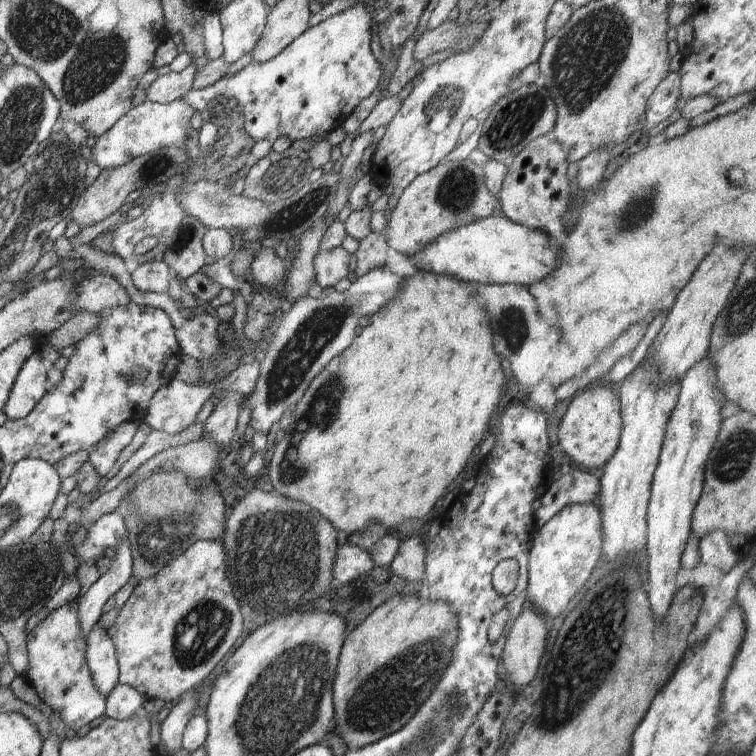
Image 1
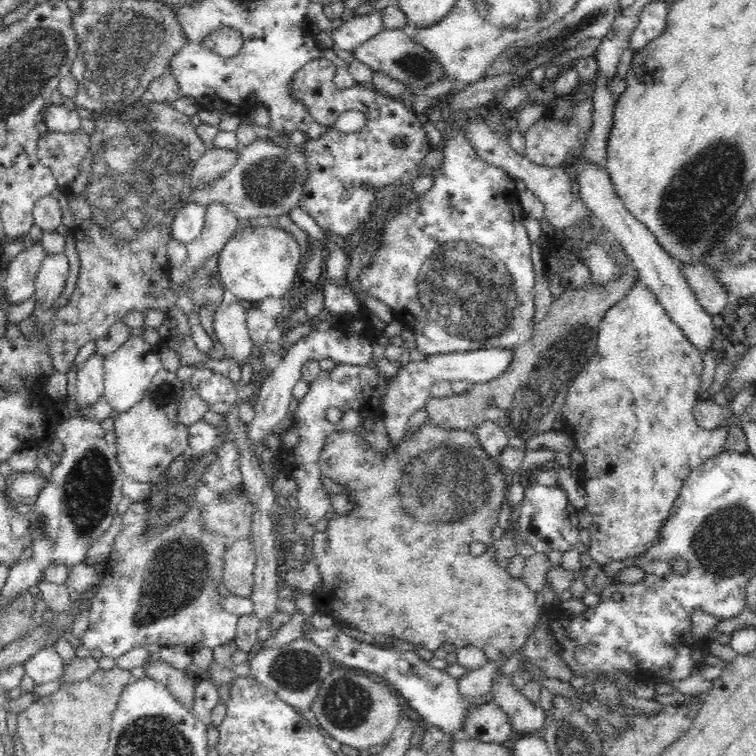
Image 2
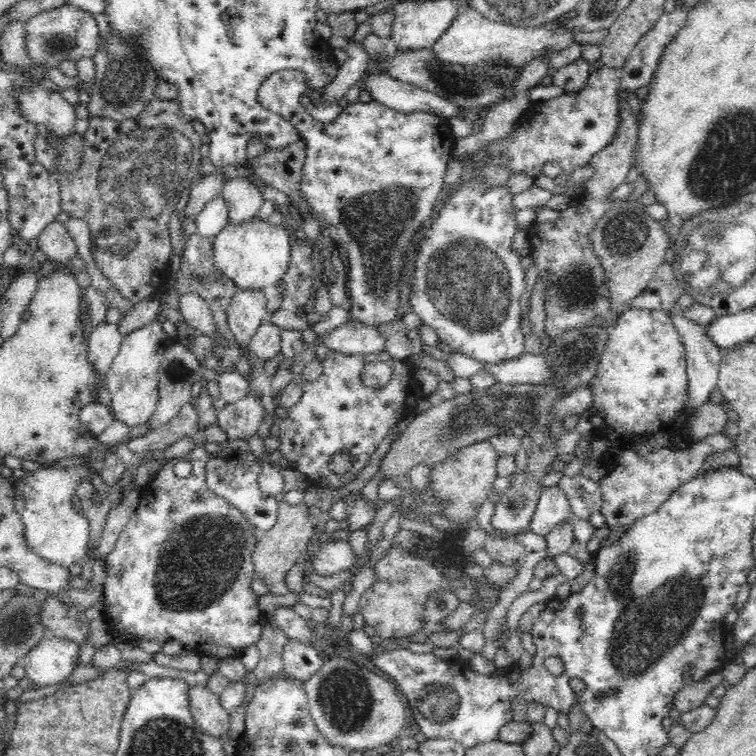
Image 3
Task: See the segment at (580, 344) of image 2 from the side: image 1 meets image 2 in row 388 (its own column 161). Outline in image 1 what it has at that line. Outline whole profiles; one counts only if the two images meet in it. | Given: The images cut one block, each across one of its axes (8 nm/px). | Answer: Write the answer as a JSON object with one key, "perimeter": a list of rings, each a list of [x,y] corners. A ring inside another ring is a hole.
{"perimeter":[[[179,470],[156,471],[149,477],[137,482],[131,491],[123,496],[122,502],[117,509],[127,528],[127,538],[131,545],[133,558],[133,574],[139,583],[144,579],[156,576],[161,568],[168,566],[175,558],[192,546],[197,540],[212,539],[221,540],[225,533],[226,506],[222,502],[221,491],[218,484],[209,480],[198,492],[188,485],[187,478]]]}

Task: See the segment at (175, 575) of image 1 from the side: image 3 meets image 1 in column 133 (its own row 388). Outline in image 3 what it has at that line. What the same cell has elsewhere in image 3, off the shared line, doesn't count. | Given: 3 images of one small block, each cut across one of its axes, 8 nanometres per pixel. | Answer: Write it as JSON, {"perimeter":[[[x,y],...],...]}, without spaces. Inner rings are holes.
{"perimeter":[[[631,309],[630,311],[623,313],[611,328],[605,349],[604,355],[598,366],[598,371],[596,372],[594,379],[590,380],[588,384],[592,389],[593,394],[592,407],[596,407],[596,411],[604,413],[605,425],[599,429],[599,433],[602,437],[607,438],[608,444],[608,450],[606,450],[606,454],[604,454],[604,457],[600,461],[602,464],[608,466],[607,474],[598,482],[600,490],[602,491],[600,512],[606,518],[605,525],[608,526],[610,530],[624,528],[626,532],[626,530],[628,530],[638,519],[641,519],[643,516],[660,508],[660,505],[664,504],[664,502],[670,498],[672,492],[674,492],[681,484],[684,484],[685,481],[692,480],[692,478],[700,473],[703,470],[703,464],[708,455],[720,450],[728,450],[731,446],[735,447],[735,443],[732,443],[728,436],[723,435],[722,433],[717,433],[704,439],[694,440],[693,444],[685,449],[678,449],[674,446],[673,439],[678,432],[680,433],[680,430],[684,428],[686,424],[686,416],[688,416],[688,414],[685,414],[684,412],[684,407],[687,401],[688,376],[687,363],[685,360],[686,352],[684,344],[682,343],[682,338],[680,337],[679,331],[672,323],[670,314],[666,311]]]}

